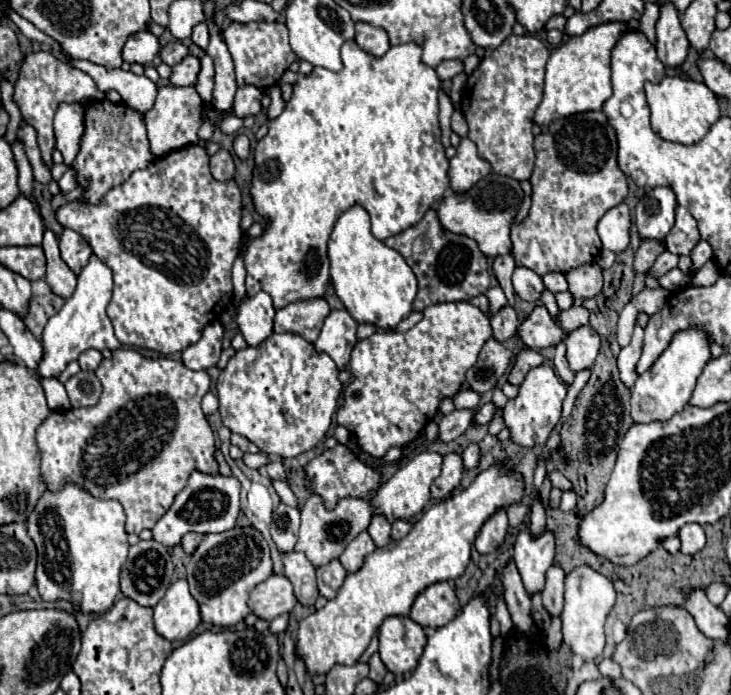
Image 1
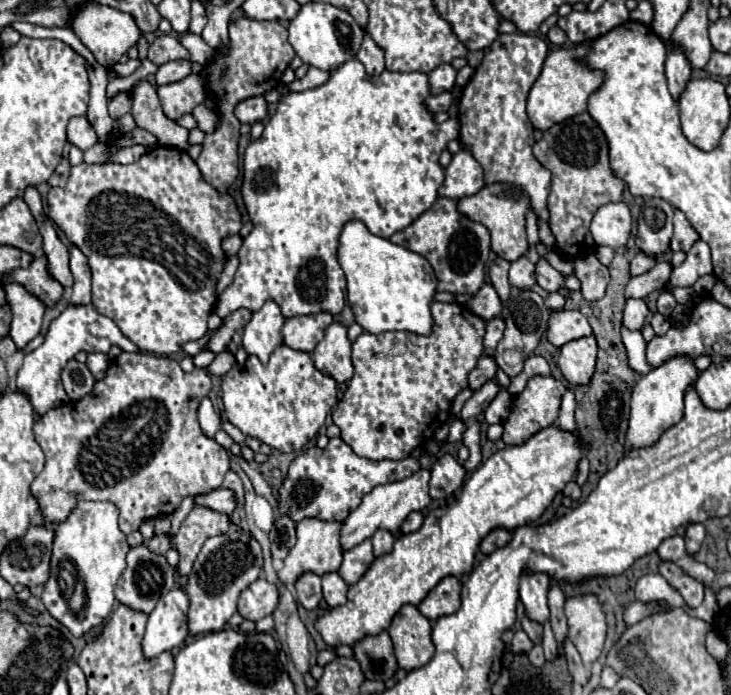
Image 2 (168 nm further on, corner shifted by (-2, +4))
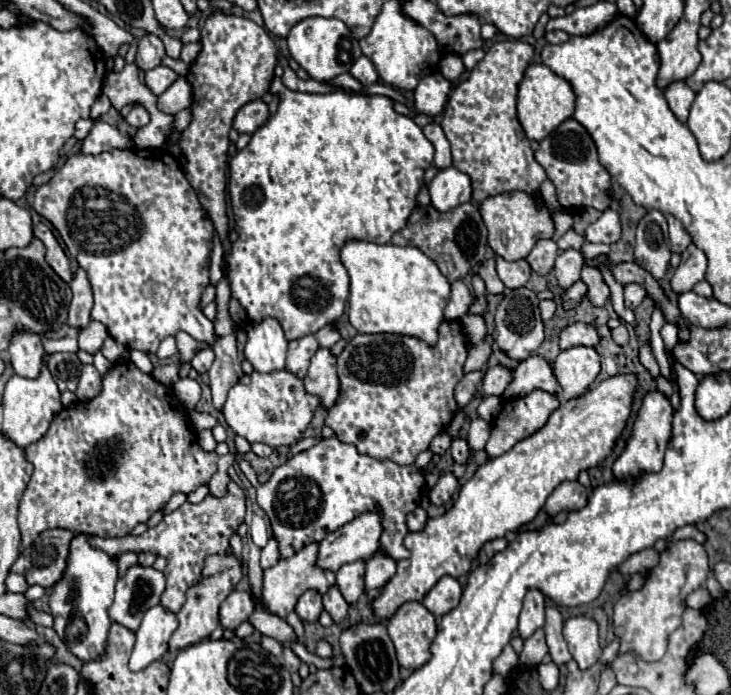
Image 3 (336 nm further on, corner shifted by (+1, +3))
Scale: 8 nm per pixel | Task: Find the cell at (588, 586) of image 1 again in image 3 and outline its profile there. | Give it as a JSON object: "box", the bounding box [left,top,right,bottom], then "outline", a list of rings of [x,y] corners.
{"box":[564,615,602,669],"outline":[[[584,615],[570,617],[564,623],[564,639],[580,669],[588,669],[600,659],[602,649],[598,643],[598,623],[594,619]]]}

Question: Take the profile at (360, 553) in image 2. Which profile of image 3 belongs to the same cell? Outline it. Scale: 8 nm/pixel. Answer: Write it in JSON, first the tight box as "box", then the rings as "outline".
{"box":[336,561,364,603],"outline":[[[364,561],[342,565],[336,571],[336,585],[348,603],[356,603],[364,593]]]}

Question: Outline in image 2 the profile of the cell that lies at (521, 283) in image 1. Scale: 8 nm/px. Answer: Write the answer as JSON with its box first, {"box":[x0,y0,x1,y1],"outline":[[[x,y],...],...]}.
{"box":[509,256,535,290],"outline":[[[521,256],[521,260],[511,262],[509,282],[511,282],[511,286],[517,286],[521,290],[531,288],[535,284],[535,266],[529,262],[527,256]]]}

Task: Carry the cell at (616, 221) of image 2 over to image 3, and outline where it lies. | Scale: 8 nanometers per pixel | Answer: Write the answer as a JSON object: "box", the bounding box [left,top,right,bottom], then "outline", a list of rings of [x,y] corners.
{"box":[584,207,622,245],"outline":[[[608,207],[584,233],[586,241],[590,243],[606,243],[612,245],[620,239],[622,235],[622,223],[620,223],[620,215],[614,207]]]}

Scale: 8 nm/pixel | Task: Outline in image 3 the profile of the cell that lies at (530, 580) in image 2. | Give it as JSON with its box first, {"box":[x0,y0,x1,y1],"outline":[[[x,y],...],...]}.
{"box":[518,589,544,639],"outline":[[[528,589],[518,625],[518,633],[522,639],[528,639],[536,629],[544,625],[544,607],[544,595],[538,589]]]}

